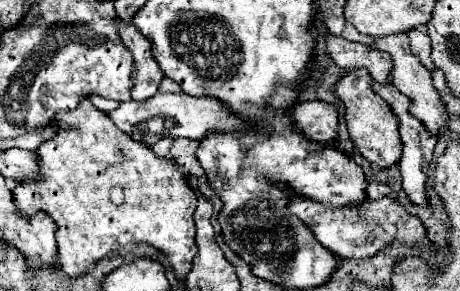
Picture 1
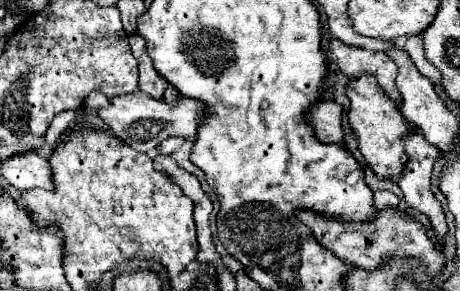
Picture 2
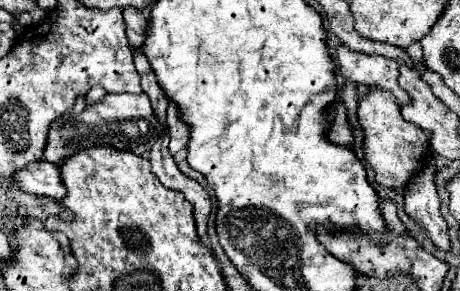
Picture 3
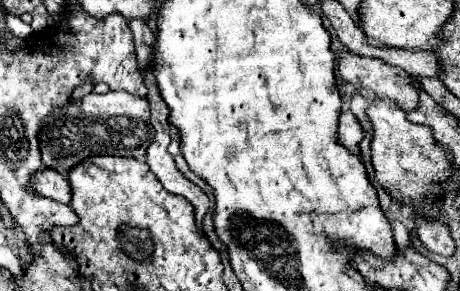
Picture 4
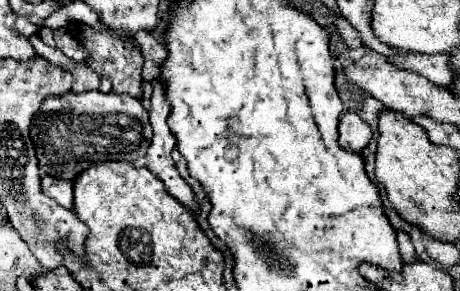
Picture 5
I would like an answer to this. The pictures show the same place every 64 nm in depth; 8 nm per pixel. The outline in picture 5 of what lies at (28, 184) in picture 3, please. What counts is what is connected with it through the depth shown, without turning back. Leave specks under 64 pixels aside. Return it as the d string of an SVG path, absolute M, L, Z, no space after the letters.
M54 176L42 178L42 188L46 196L52 196L60 206L72 208L72 182L56 180Z

